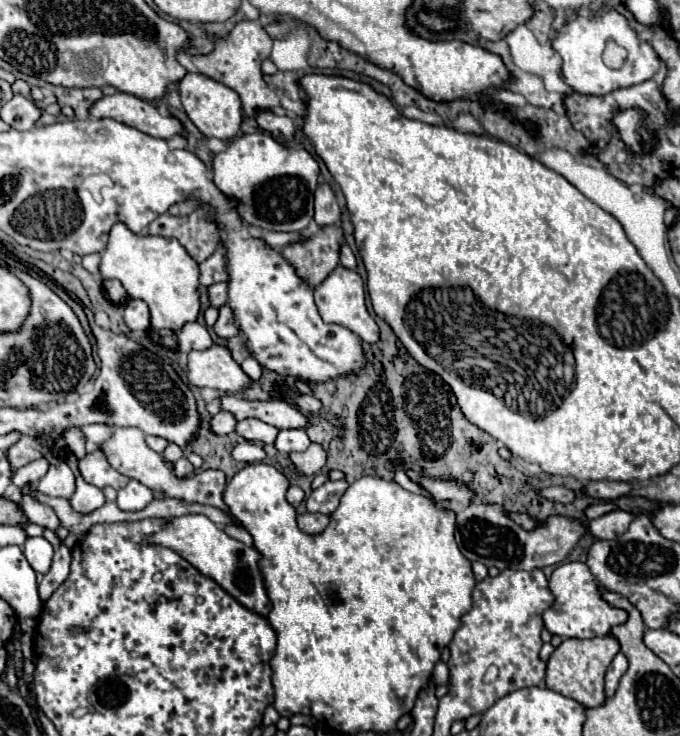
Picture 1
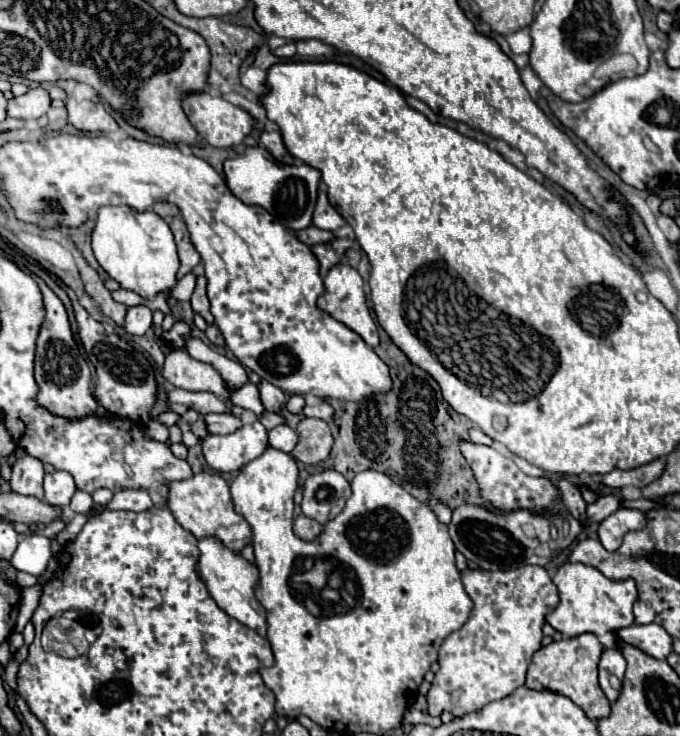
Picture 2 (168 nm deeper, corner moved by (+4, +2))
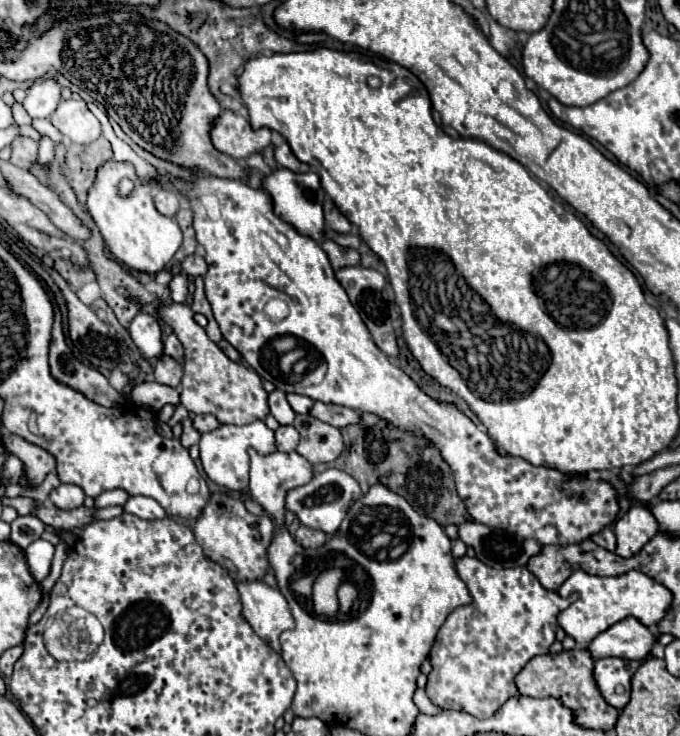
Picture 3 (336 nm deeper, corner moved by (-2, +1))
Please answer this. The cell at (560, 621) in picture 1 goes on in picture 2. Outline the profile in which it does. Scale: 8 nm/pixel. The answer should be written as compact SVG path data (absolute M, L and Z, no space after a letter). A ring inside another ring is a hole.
M566 562L558 568L554 584L558 586L560 604L546 616L546 622L564 636L580 636L590 632L598 636L600 642L608 642L616 630L634 624L632 606L638 600L638 590L632 578L610 580L592 566Z

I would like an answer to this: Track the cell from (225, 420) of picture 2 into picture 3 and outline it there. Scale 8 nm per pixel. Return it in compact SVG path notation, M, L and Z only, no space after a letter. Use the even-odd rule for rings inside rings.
M196 415L194 417L194 427L200 431L200 433L208 433L208 431L214 431L220 427L220 421L214 417L214 415Z

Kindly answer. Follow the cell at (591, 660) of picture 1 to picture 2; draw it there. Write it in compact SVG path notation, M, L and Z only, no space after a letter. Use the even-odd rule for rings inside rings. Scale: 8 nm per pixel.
M580 634L576 638L552 642L534 654L524 686L532 690L552 690L556 694L562 694L570 698L576 706L580 706L592 720L606 718L610 714L610 702L598 684L598 660L602 650L604 646L594 634Z

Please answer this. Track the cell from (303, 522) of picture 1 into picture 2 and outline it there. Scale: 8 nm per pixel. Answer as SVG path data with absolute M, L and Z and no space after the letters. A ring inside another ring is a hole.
M298 516L298 518L294 520L294 534L296 534L298 538L306 540L306 542L318 538L320 532L322 532L322 526L320 526L316 520L312 520L312 518Z

